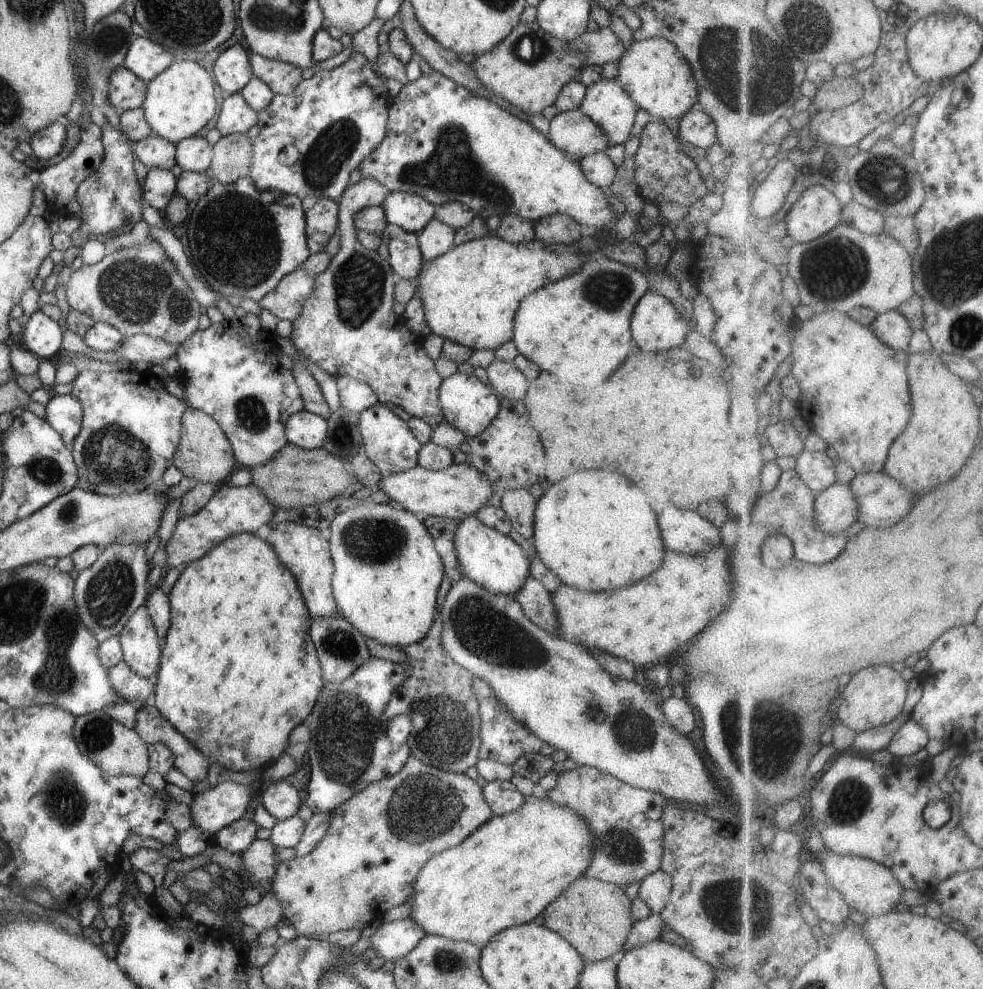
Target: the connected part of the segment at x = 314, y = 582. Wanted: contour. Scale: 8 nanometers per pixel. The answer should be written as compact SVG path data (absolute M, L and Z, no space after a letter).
M286 521L272 528L272 533L266 538L280 562L294 575L306 608L312 616L329 617L340 615L337 604L332 596L332 577L334 572L331 559L329 540L322 537L316 528L302 526L301 523Z

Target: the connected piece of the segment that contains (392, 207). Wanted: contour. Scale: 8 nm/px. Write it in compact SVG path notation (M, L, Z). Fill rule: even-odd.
M404 191L391 192L381 204L387 218L406 232L420 232L434 218L436 206L418 194Z

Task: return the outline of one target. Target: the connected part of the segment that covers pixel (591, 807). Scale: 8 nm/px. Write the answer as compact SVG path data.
M578 765L573 770L560 774L557 786L544 792L544 796L559 805L570 807L581 814L593 834L593 859L584 876L617 884L625 888L632 882L641 881L649 874L661 868L664 844L664 825L661 818L666 806L666 797L649 790L630 786L619 781L611 774L606 774L596 767Z

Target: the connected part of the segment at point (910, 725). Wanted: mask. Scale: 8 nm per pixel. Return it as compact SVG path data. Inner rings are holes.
M911 718L895 734L888 749L898 757L914 756L930 744L930 738L929 730L922 723Z

